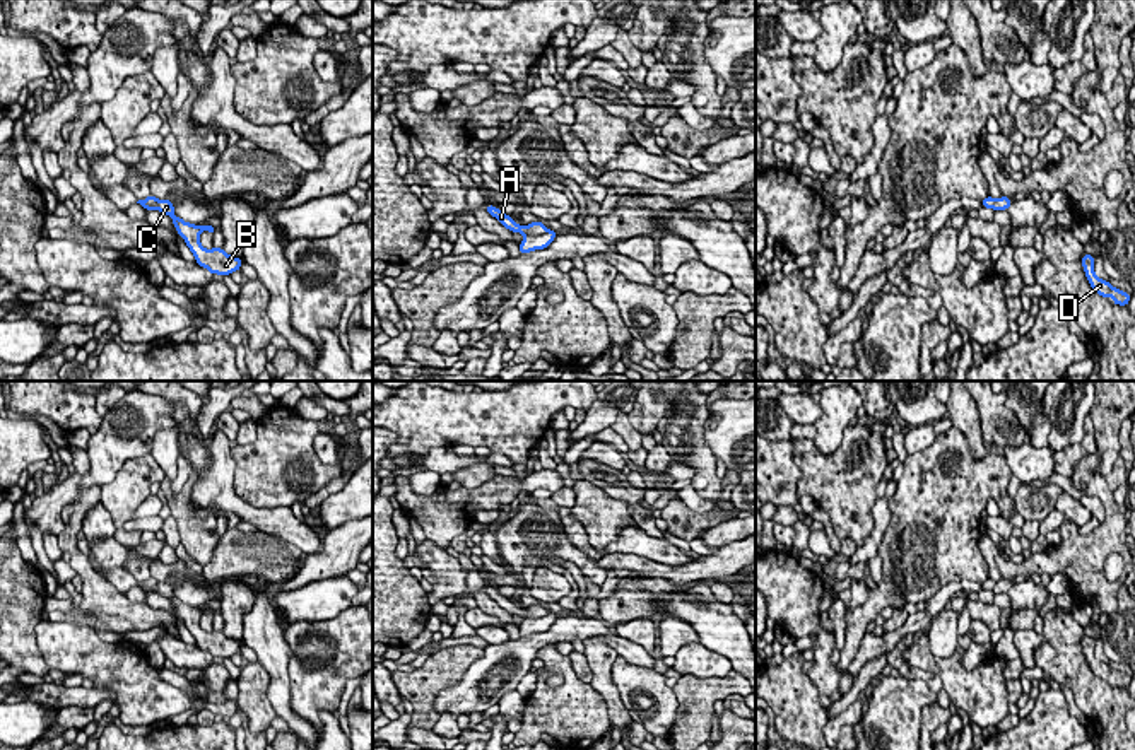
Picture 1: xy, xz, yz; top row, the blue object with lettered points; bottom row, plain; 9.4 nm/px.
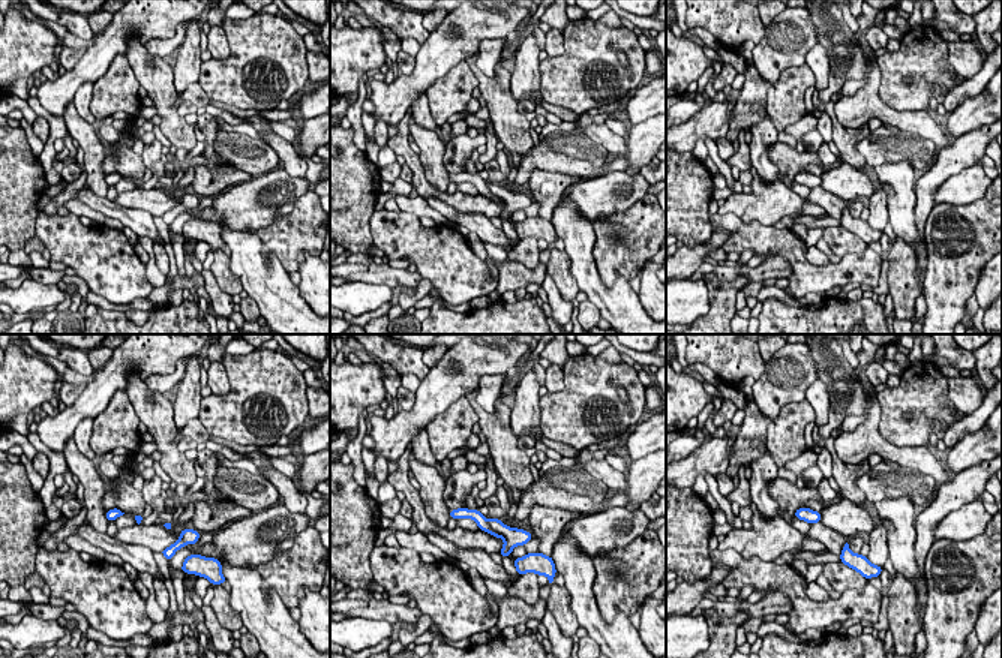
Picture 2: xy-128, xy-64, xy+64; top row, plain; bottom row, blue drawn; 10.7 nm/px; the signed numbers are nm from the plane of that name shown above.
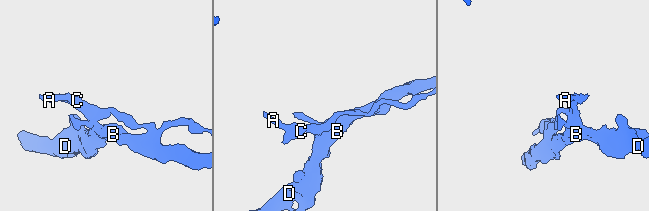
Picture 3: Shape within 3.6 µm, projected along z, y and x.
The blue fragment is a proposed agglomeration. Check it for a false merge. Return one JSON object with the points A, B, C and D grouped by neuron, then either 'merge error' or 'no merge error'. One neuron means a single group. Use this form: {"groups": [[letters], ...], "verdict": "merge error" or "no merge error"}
{"groups": [["A", "B", "D"], ["C"]], "verdict": "merge error"}

